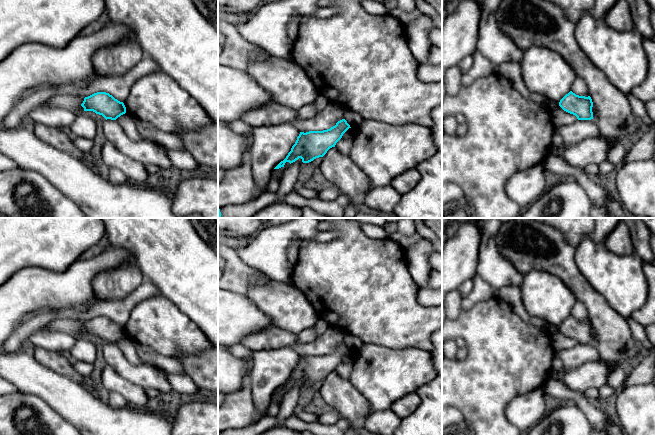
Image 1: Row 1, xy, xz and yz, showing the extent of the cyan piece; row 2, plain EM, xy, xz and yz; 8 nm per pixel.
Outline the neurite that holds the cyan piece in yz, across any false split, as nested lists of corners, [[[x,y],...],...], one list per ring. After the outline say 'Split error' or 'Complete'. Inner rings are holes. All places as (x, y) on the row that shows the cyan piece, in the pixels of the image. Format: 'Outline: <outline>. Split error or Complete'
Outline: [[[570,91],[560,100],[559,106],[564,111],[575,115],[578,120],[593,119],[593,102],[590,96],[579,96]]]. Complete

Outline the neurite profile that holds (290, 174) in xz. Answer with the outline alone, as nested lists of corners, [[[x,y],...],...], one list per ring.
[[[299,158],[284,169],[279,187],[275,191],[277,198],[275,199],[274,203],[282,202],[285,195],[293,192],[294,186],[298,180],[299,170],[302,164],[302,159]]]

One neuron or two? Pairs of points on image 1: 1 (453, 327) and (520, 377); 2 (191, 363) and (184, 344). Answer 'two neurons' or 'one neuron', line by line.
1: one neuron
2: two neurons

